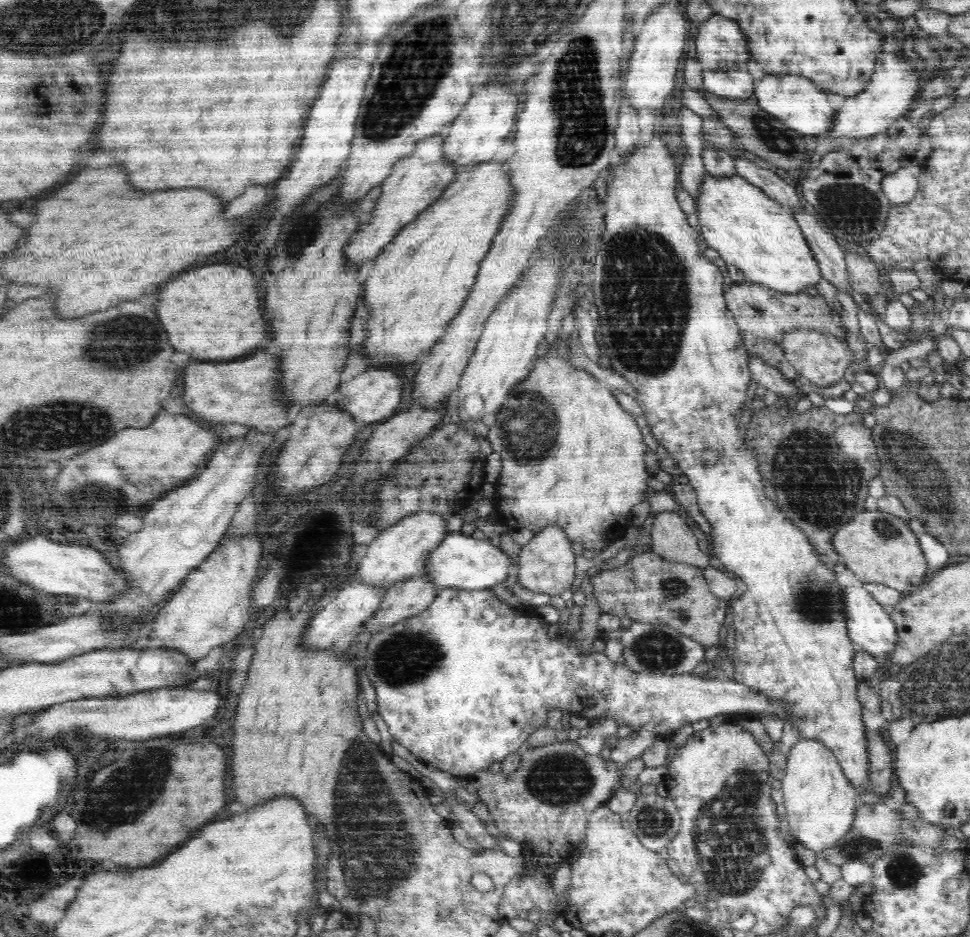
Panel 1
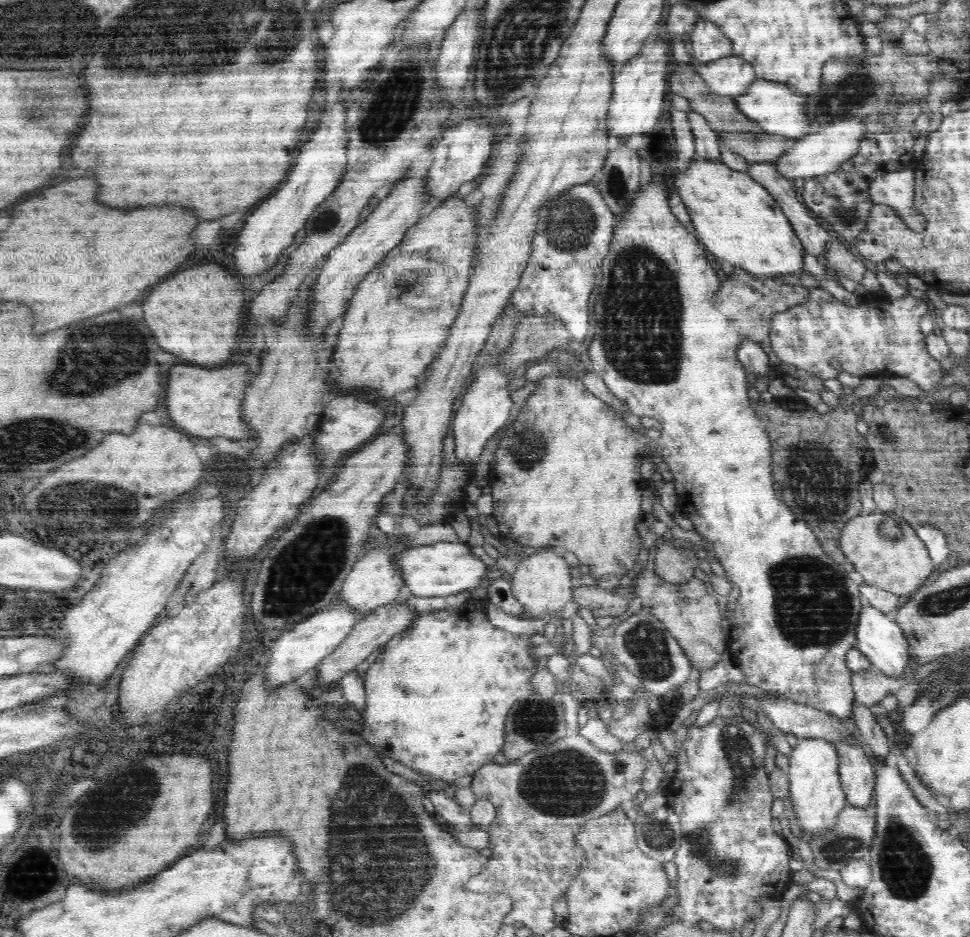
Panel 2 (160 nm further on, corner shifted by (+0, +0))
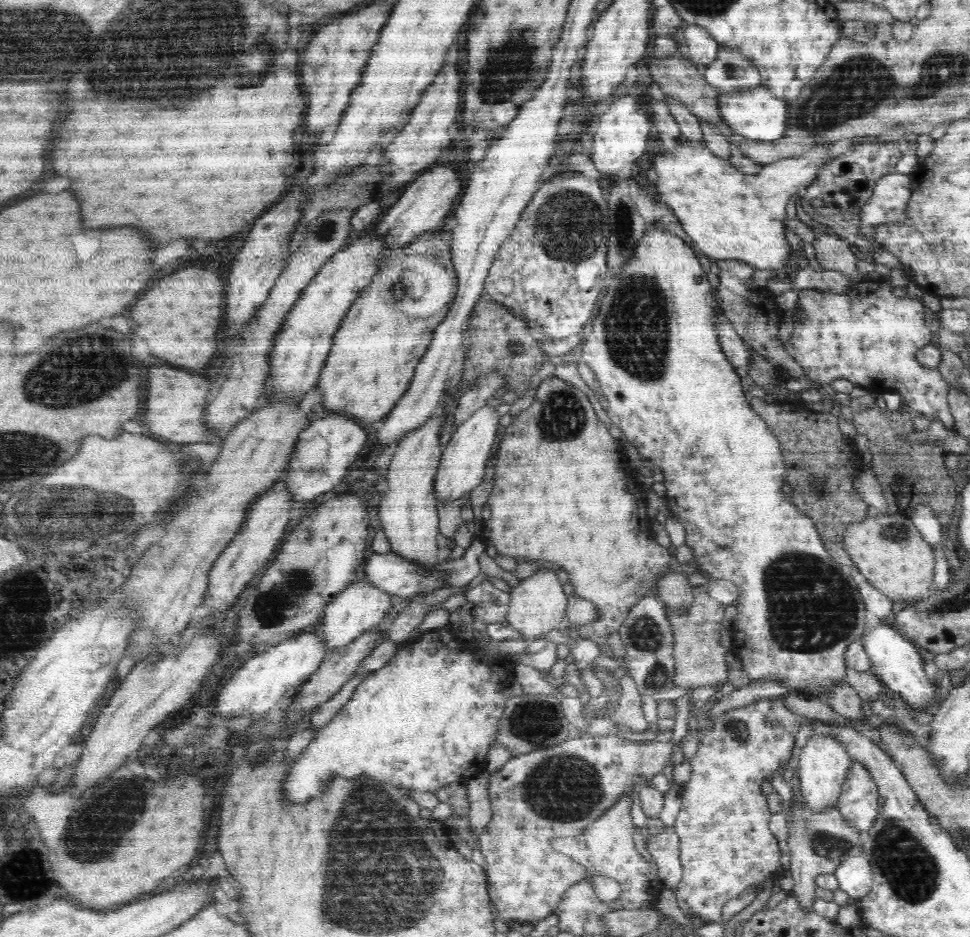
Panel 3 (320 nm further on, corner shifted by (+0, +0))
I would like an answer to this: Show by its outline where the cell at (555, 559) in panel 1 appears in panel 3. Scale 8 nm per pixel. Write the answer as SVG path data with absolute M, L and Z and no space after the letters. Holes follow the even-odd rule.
M551 569L540 572L532 578L526 578L518 584L516 590L510 591L510 602L505 623L510 629L516 629L516 633L522 635L522 640L531 642L543 639L548 632L554 629L564 629L566 626L565 612L567 609L568 598L562 592L562 584L554 576Z

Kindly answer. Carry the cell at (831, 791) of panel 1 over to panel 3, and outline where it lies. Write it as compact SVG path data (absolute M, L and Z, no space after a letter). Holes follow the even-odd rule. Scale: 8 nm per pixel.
M814 734L802 747L797 770L800 775L800 794L804 805L812 813L823 813L824 809L836 805L853 761L846 749L840 745L840 741L826 734Z

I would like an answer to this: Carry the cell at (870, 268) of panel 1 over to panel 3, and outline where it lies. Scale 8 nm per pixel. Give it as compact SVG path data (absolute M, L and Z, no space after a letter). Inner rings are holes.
M827 234L820 236L812 244L815 248L815 258L823 269L843 272L853 287L862 286L864 274L856 269L858 259L852 253L850 243L838 235Z

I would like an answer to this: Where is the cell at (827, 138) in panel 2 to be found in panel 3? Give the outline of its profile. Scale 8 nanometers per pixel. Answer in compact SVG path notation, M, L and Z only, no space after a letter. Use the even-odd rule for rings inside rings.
M683 140L680 144L668 142L663 151L653 159L656 171L656 192L662 204L678 217L687 239L712 261L737 260L754 269L782 268L790 256L790 245L784 238L786 228L786 206L794 194L801 194L806 184L818 177L819 170L826 164L828 150L818 146L814 152L805 152L802 156L781 159L772 164L763 165L756 174L743 174L732 163L716 157L705 146L698 148L692 142Z

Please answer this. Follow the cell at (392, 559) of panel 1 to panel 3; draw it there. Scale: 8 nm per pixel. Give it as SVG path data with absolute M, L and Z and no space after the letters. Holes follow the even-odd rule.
M358 580L352 588L344 588L326 606L322 622L324 642L327 642L328 652L334 648L346 646L352 640L364 635L366 631L377 628L380 621L386 616L392 606L391 595L384 590L378 590L375 586L366 586L362 580Z

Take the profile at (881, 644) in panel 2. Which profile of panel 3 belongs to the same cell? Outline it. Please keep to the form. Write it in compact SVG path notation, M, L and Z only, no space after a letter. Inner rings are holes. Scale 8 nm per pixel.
M880 624L874 630L866 634L866 653L872 659L872 670L878 672L882 682L902 697L902 700L918 712L926 712L934 700L936 700L936 687L932 685L930 679L924 671L924 659L918 653L918 647L902 638L892 626Z

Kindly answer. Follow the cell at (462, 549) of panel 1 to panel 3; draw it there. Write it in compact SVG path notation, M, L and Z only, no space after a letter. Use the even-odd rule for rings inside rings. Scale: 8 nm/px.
M372 554L365 561L364 578L378 590L408 599L414 594L426 594L434 588L440 588L440 572L424 572L422 568L410 564L404 556Z

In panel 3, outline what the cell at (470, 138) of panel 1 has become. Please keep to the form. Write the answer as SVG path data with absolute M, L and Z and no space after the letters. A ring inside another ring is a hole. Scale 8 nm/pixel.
M436 166L436 168L428 170L426 174L422 172L422 176L418 176L418 180L414 180L414 184L410 183L406 192L403 192L376 226L376 230L379 230L380 234L387 234L388 251L408 246L424 231L440 226L450 212L454 200L458 198L460 190L462 190L462 178L458 176L458 170L454 170L450 166Z

